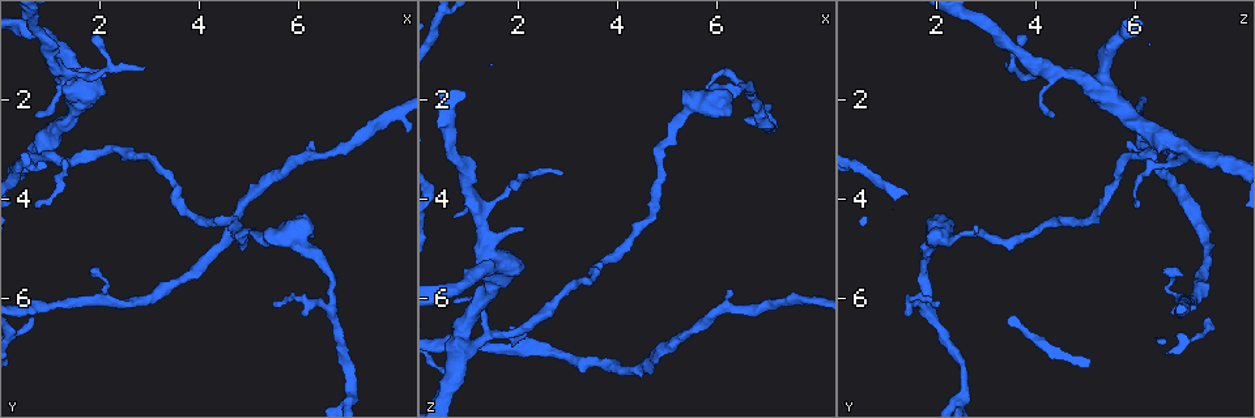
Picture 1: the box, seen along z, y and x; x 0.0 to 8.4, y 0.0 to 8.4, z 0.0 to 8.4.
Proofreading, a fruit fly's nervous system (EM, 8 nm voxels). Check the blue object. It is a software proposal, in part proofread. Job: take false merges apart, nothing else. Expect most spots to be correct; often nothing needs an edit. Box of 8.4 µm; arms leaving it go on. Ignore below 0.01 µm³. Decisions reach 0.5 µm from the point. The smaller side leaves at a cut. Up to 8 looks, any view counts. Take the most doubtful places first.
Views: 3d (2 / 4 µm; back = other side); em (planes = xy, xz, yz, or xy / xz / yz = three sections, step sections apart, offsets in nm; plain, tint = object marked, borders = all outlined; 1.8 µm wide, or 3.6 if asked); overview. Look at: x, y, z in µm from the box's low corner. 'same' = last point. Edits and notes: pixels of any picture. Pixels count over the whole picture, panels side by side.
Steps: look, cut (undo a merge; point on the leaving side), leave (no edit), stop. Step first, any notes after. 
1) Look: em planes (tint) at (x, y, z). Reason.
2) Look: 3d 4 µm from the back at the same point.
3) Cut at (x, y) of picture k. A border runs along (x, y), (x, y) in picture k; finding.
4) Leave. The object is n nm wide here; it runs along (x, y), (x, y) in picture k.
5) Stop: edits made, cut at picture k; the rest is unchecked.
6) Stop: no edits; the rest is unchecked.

Look: 3d 2 µm at (0.95, 2.95, 6.90). Abrupt turn.

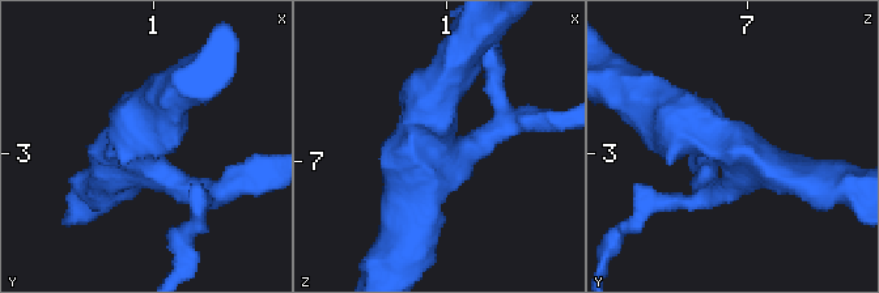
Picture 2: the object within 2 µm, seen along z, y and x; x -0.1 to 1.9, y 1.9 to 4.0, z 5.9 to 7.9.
Look: em 3.6 µm xz step 4 (tint) at (0.94, 3.00, 6.90). 4 arms meet here; shape alone is not enough.

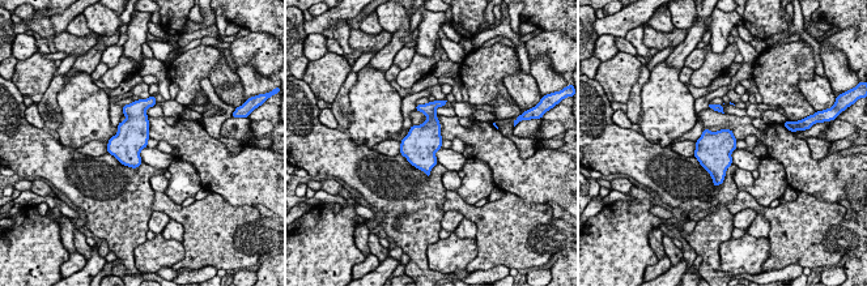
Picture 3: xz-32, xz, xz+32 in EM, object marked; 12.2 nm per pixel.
Look: em 3.6 µm xy step 16 (tint) at the same point. Another direction.

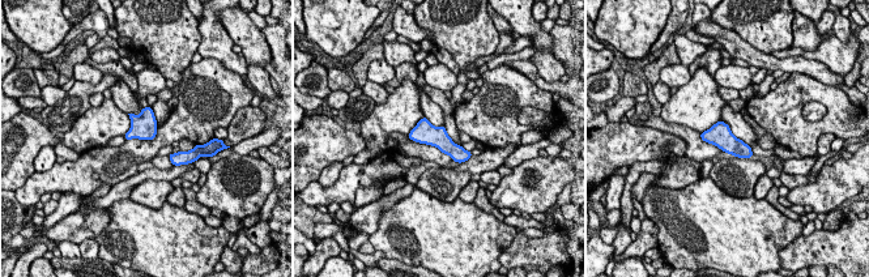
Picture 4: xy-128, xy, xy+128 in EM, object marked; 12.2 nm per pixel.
Leave. The object is 220 nm wide here; it runs along (412, 135), (437, 136), (467, 154) in picture 4; one neuron here.

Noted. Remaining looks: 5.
Look: em planes (tint) at (1.30, 1.45, 4.20). Two arms in line, one across.

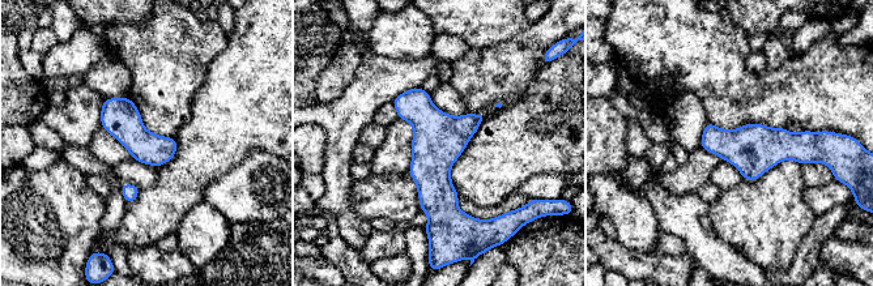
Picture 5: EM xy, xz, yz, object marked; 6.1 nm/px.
Leave. One neuron here.

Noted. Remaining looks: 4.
Look: em planes (tint) at (5.25, 4.75, 2.40). Thick turns thin.

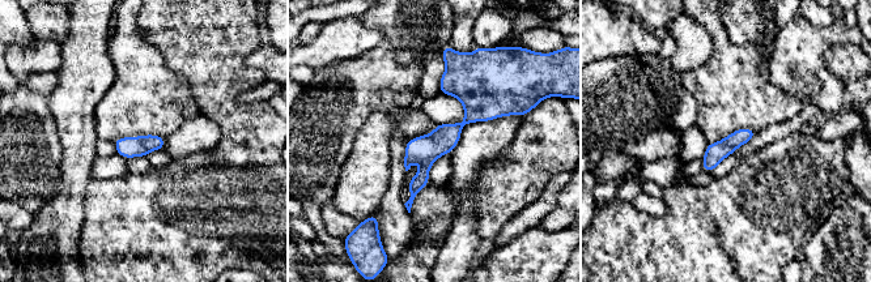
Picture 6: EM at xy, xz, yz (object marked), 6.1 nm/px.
Leave. It runs along (449, 65), (470, 116), (413, 192) in picture 6; one neuron here.

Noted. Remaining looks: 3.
Look: 3d 2 µm from the back at (6.60, 6.15, 1.85). Branch point.

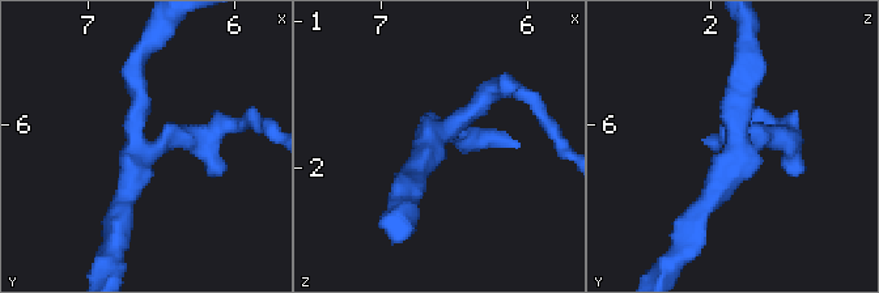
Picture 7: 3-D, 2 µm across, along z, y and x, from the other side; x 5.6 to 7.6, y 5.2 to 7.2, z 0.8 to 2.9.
Look: em xy step 4 (tint) at (6.66, 6.12, 1.78). Now the EM.

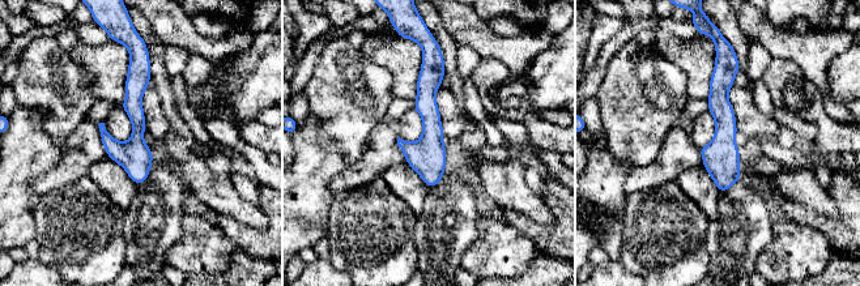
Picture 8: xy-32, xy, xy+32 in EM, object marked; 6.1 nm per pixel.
Look: em xz step 4 (tint) at the same point. Cut it another way.

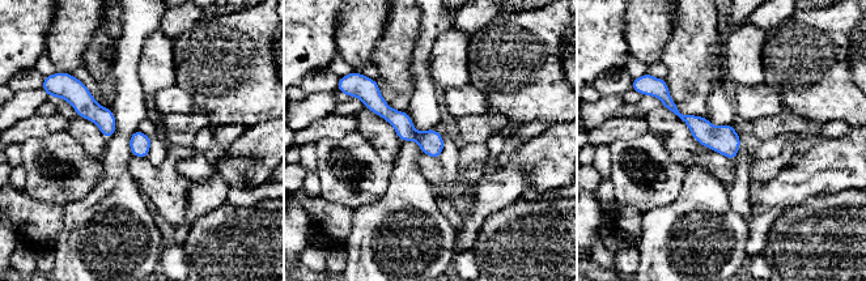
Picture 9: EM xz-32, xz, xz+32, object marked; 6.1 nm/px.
Leave. It runs along (661, 93), (731, 156) in picture 9; continuous, no second neuron.

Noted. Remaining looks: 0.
Stop: no edits; the rest is unchecked.

